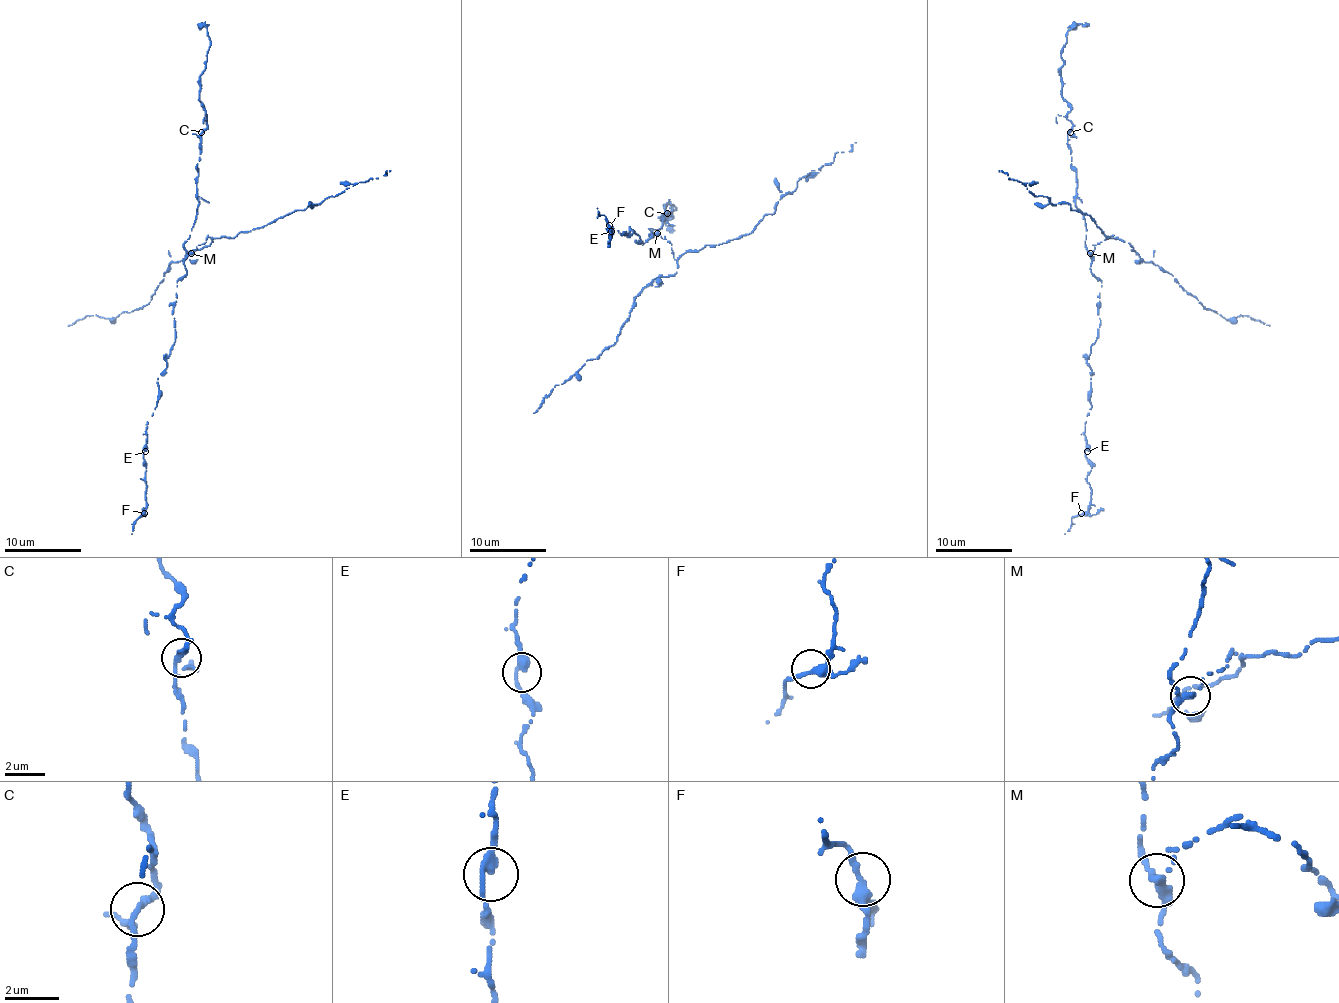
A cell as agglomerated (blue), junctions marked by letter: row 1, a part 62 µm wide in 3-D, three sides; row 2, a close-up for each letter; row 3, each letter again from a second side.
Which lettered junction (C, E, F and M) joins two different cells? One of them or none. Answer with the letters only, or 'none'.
M

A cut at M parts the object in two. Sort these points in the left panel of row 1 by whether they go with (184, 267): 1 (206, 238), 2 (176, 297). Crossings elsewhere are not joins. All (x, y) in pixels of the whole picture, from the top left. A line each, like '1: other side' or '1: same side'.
1: other side
2: same side

